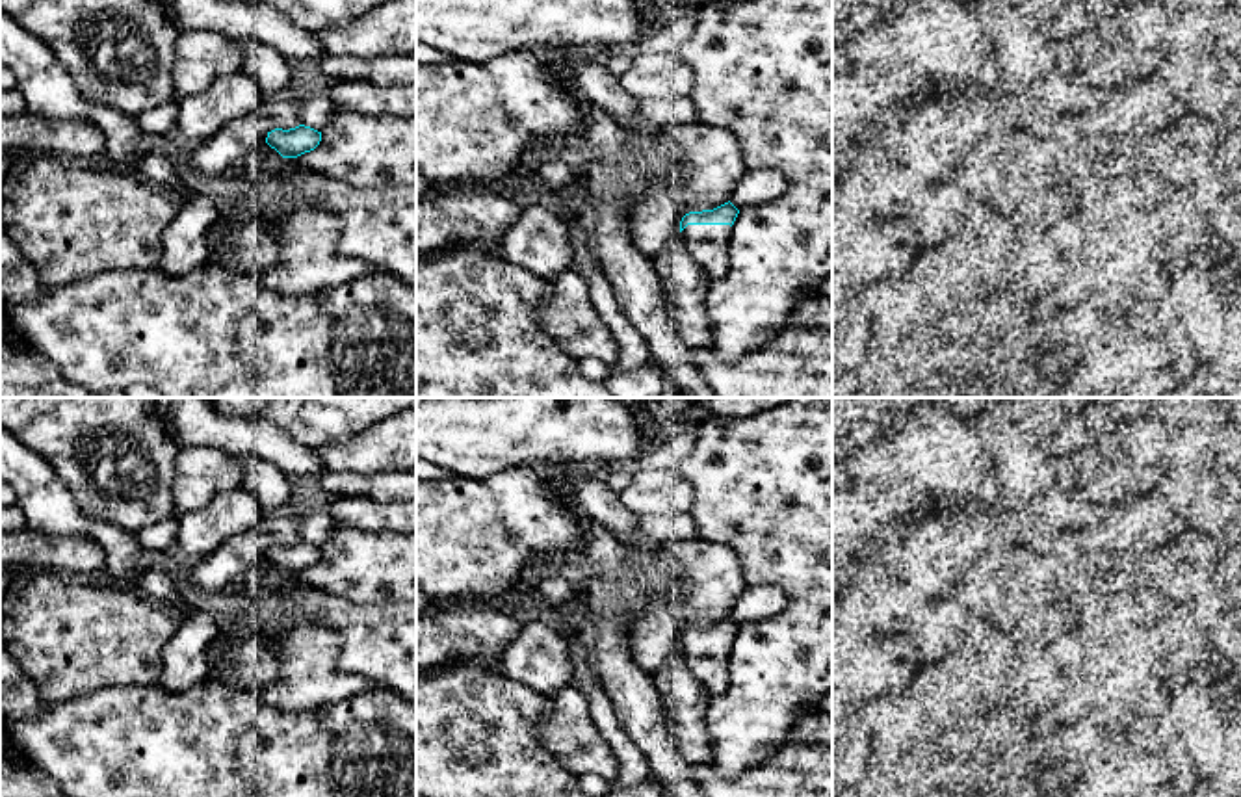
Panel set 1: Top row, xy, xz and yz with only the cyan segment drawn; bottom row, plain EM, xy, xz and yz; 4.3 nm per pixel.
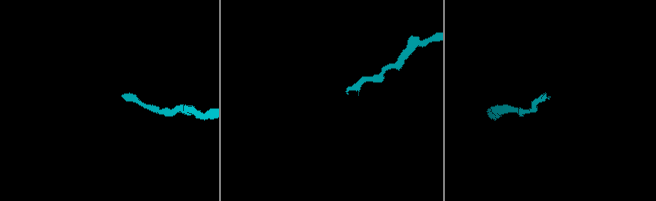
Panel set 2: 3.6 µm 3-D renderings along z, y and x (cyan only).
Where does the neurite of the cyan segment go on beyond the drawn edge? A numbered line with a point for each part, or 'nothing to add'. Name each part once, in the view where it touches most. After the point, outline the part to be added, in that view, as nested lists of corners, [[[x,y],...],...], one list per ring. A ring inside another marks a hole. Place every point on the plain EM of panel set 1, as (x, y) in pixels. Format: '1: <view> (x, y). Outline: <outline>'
1: xz (708, 660). Outline: [[[687,641],[682,650],[702,686],[715,697],[728,686],[730,641]]]

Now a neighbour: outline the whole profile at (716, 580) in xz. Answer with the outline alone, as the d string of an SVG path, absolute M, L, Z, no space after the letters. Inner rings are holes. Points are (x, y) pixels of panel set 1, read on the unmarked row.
M673 539L665 541L665 552L684 568L687 594L682 600L669 600L658 593L647 594L647 608L632 619L630 626L632 660L652 676L680 648L686 630L728 619L749 585L728 546L704 539Z

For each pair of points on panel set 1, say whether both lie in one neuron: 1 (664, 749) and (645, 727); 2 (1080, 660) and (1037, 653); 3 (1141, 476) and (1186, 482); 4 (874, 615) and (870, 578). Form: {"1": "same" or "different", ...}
{"1": "same", "2": "different", "3": "different", "4": "same"}

